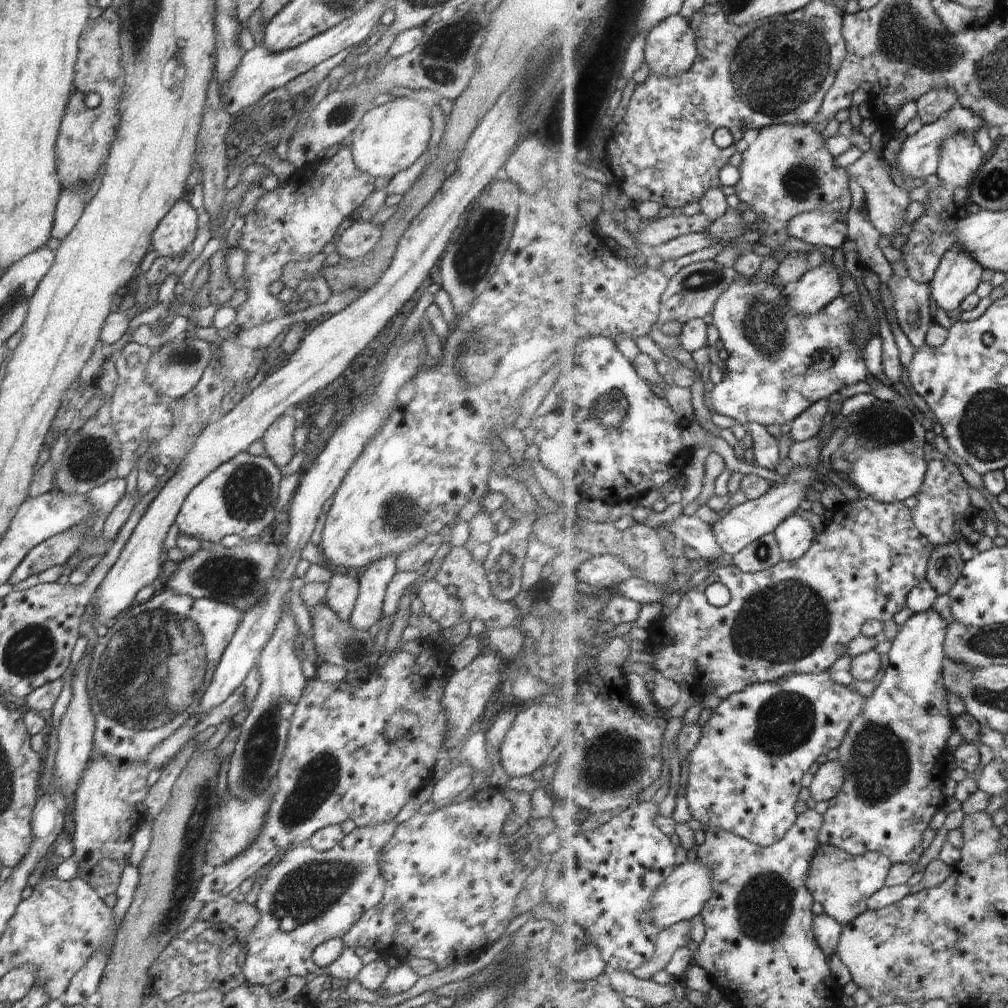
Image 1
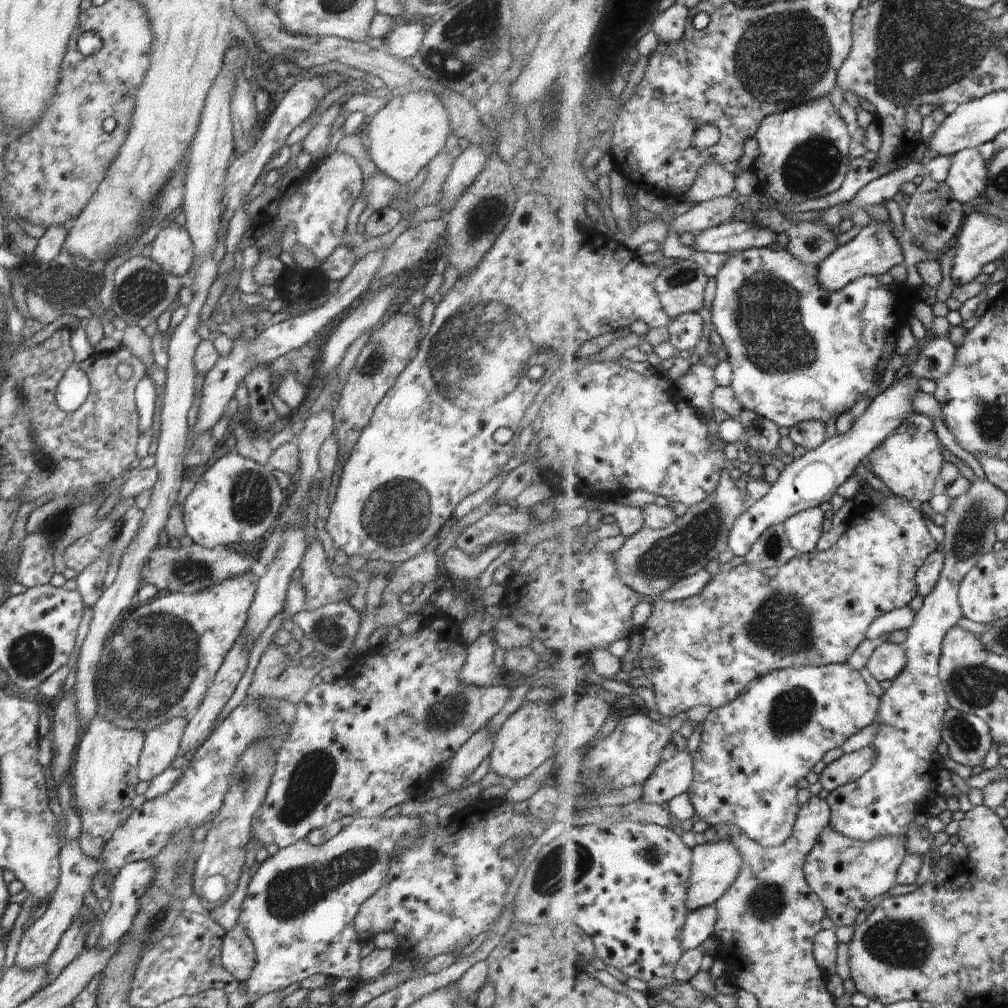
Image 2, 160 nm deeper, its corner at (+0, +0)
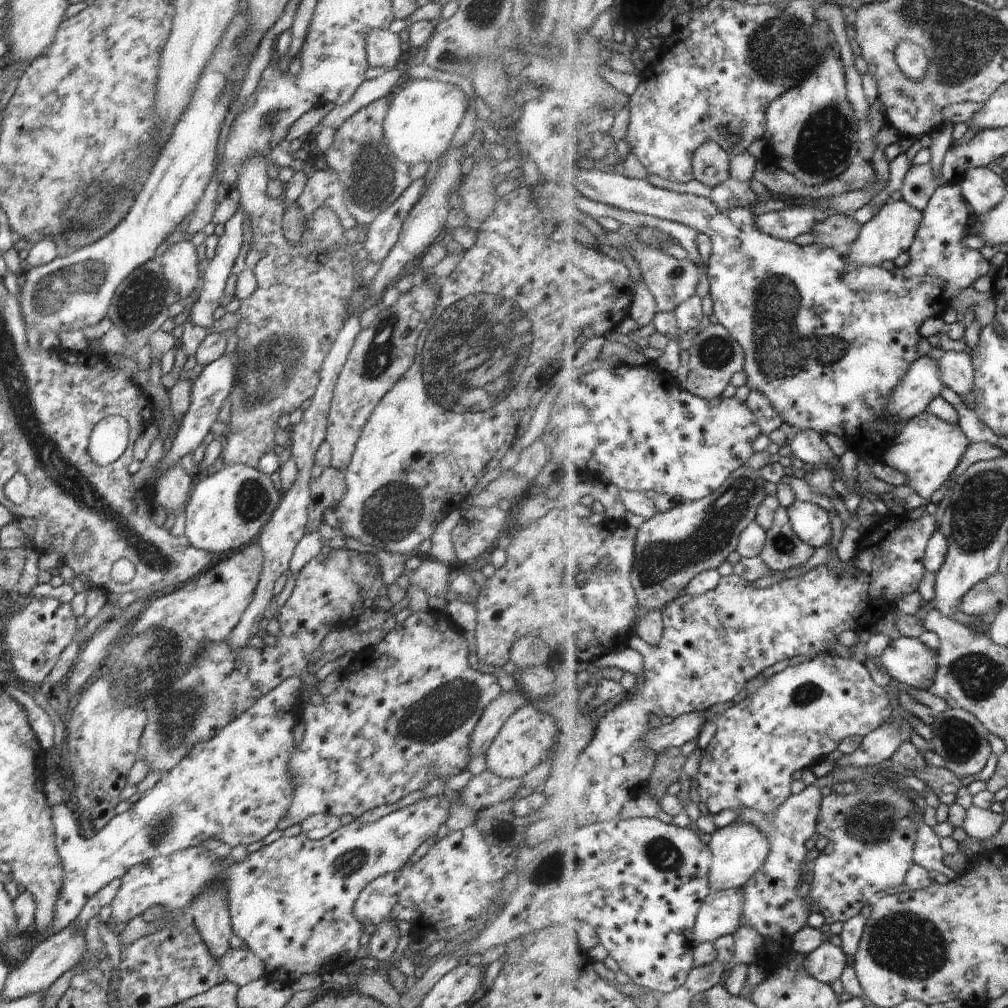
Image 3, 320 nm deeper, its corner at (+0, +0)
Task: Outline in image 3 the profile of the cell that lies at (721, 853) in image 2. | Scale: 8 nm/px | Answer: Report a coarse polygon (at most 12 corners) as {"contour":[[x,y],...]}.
{"contour":[[740,820],[720,829],[711,887],[742,889],[764,868],[769,836]]}

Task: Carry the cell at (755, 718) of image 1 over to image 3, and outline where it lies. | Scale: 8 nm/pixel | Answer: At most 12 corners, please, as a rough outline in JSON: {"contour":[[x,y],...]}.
{"contour":[[826,652],[714,716],[710,812],[770,818],[850,736],[894,716],[861,661]]}

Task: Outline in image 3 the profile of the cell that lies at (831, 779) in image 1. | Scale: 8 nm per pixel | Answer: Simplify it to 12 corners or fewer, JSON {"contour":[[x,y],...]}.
{"contour":[[908,721],[883,724],[858,750],[834,764],[876,766],[910,741]]}

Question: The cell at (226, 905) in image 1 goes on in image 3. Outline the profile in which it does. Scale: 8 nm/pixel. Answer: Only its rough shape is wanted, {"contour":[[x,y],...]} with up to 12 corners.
{"contour":[[229,948],[218,962],[240,988],[265,976],[248,948]]}

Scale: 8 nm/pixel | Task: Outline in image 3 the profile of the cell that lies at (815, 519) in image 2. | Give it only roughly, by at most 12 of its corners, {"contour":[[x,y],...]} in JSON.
{"contour":[[811,502],[789,507],[797,533],[814,548],[834,536],[828,510]]}

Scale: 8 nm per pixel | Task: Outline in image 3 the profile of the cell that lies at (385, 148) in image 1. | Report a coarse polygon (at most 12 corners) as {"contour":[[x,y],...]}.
{"contour":[[428,78],[394,90],[383,122],[409,167],[438,160],[466,89]]}

